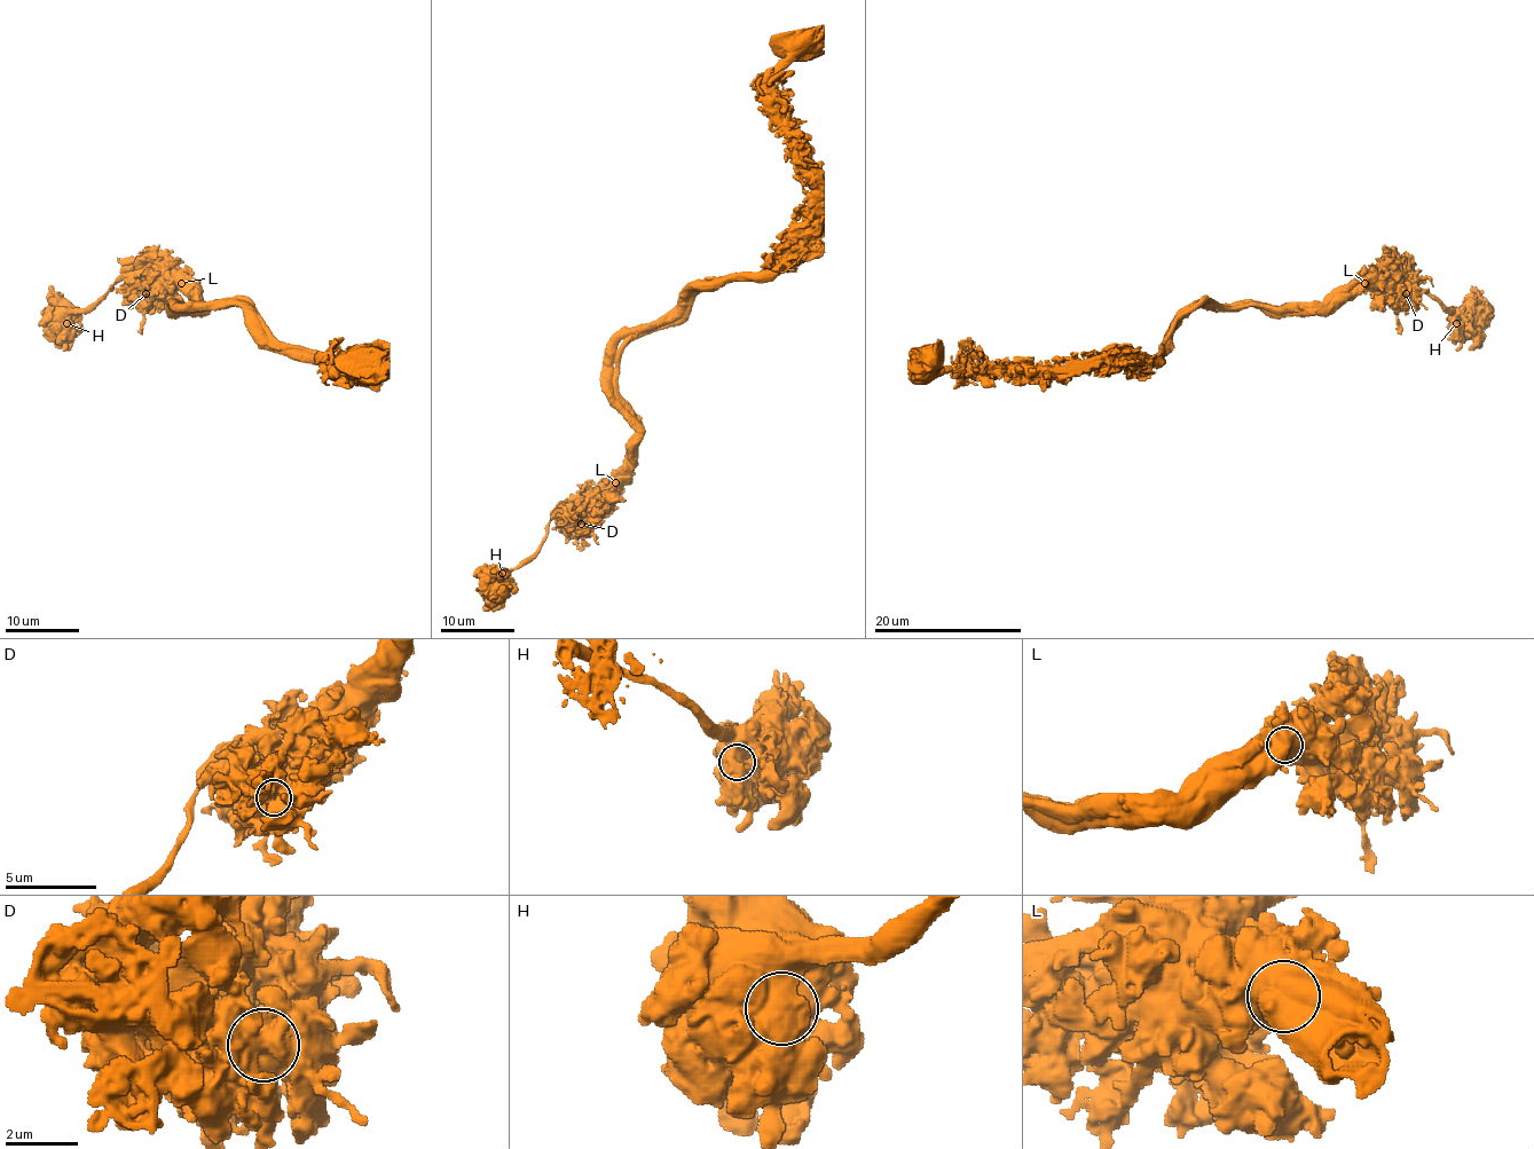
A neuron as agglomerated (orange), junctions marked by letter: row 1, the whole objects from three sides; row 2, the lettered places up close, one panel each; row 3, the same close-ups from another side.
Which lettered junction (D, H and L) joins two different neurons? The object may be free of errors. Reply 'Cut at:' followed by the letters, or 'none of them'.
Cut at: L

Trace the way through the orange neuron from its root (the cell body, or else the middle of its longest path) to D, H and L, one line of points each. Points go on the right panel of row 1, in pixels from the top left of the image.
D: (929, 361), (1071, 372), (1148, 361), (1194, 306), (1311, 308), (1366, 288), (1406, 293)
H: (929, 361), (966, 372), (1148, 361), (1194, 306), (1330, 309), (1360, 284), (1391, 278), (1429, 291), (1456, 323)
L: (929, 361), (966, 372), (1071, 372), (1090, 363), (1148, 361), (1194, 306), (1308, 308), (1366, 282)

